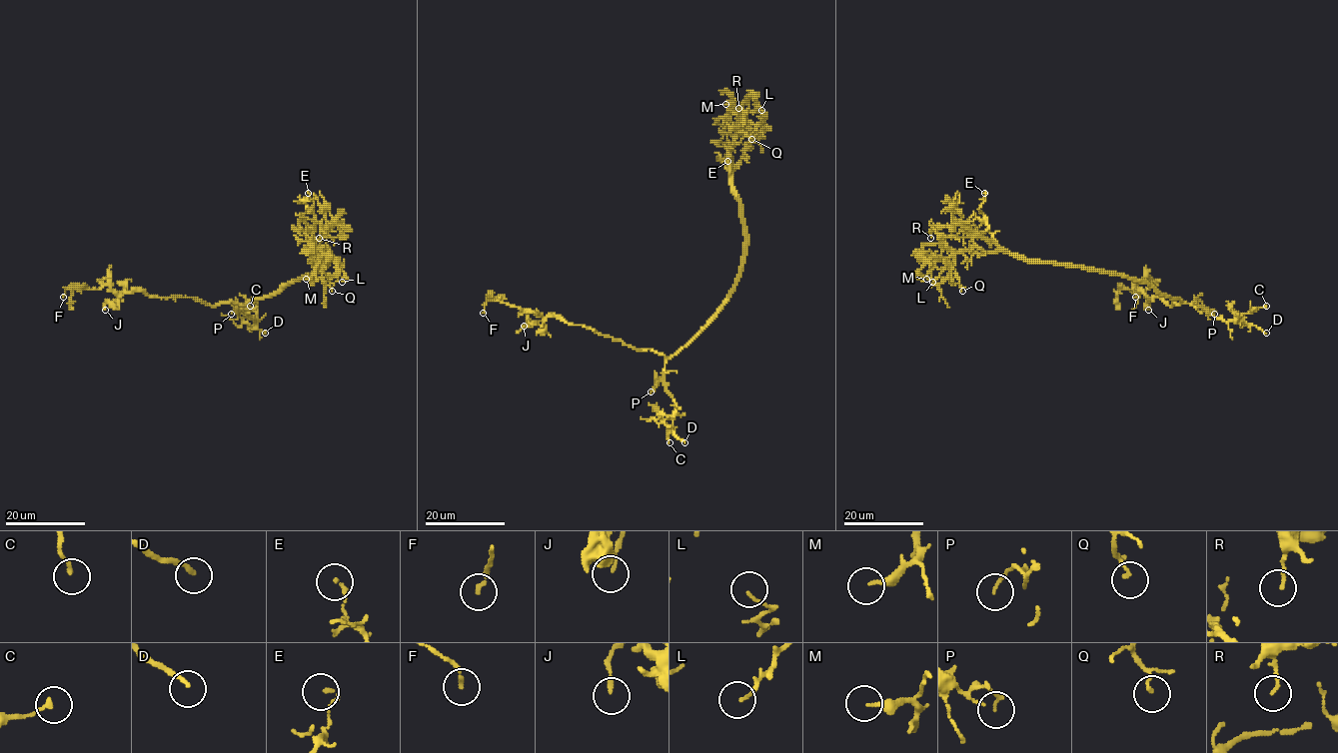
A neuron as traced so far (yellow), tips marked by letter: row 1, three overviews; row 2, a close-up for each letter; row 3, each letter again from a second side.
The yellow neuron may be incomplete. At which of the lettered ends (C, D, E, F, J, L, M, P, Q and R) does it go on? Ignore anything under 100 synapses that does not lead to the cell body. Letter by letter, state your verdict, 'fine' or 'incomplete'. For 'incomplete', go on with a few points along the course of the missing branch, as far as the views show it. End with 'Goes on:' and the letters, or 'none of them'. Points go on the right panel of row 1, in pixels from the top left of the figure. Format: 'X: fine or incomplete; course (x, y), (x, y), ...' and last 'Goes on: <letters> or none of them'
C: fine
D: incomplete; course (1266, 333), (1272, 354), (1296, 376), (1302, 410), (1310, 398), (1314, 373)
E: fine
F: fine
J: fine
L: fine
M: fine
P: fine
Q: fine
R: fine
Goes on: D

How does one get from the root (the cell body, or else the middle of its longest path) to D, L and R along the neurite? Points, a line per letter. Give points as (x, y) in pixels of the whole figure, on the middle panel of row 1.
D: (708, 322), (667, 362), (665, 369), (664, 384), (674, 402), (673, 432), (684, 442)
L: (708, 322), (732, 288), (743, 253), (742, 208), (731, 181), (728, 149), (742, 123), (760, 122), (761, 110)
R: (708, 322), (732, 288), (743, 253), (742, 208), (732, 184), (732, 171), (750, 141), (752, 131), (738, 108)

